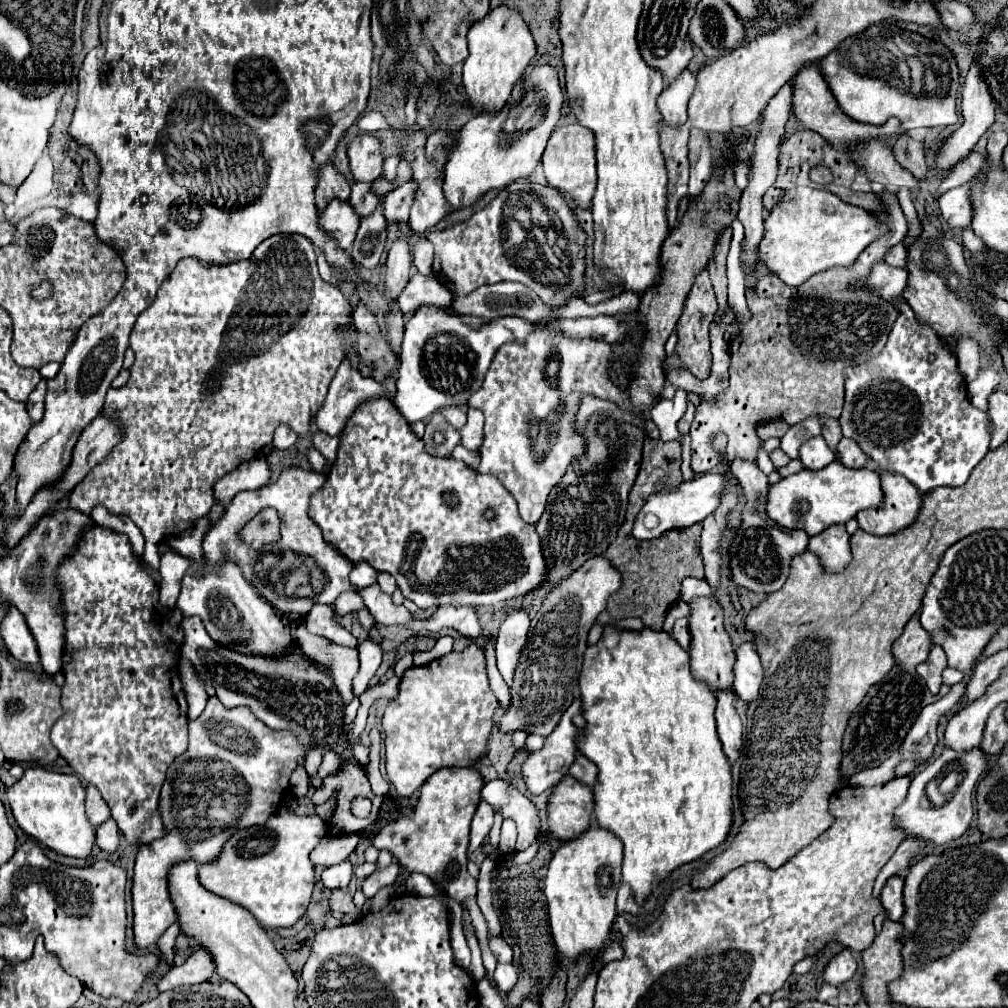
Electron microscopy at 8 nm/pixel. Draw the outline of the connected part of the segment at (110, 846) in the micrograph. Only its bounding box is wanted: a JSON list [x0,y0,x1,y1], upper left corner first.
[97,820,119,852]

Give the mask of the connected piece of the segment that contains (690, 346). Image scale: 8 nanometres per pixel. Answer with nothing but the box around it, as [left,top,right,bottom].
[675,272,717,380]

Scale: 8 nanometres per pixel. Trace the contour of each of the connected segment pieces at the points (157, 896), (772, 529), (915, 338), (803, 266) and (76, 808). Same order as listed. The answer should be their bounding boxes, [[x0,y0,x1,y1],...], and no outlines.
[[133,696,301,948],[731,460,809,594],[839,298,989,494],[759,186,887,286],[7,768,95,858]]

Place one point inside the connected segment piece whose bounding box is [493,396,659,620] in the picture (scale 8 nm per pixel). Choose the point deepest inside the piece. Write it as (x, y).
(584, 512)

